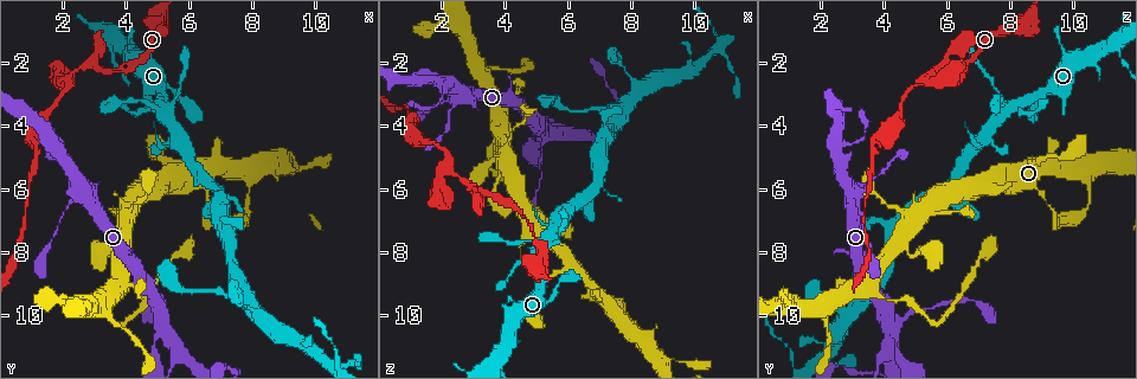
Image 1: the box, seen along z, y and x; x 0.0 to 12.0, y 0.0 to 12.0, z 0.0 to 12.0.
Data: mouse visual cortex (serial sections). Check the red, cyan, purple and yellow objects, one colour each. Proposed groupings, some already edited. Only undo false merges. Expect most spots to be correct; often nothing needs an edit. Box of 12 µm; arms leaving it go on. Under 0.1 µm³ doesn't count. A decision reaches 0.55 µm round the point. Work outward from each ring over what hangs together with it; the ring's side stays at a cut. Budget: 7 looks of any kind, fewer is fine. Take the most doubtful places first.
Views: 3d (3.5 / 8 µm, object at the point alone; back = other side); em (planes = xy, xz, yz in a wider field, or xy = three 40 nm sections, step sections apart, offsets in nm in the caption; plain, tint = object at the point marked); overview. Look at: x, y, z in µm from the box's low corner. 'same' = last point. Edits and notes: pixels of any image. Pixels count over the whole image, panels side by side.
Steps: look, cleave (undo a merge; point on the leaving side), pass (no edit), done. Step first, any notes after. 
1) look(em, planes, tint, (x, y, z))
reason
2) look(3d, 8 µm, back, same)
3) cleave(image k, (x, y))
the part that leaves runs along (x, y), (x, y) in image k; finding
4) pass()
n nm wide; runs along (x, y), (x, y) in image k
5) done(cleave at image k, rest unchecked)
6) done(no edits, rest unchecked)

look(em, xy, step 5, tint, (4.0, 9.1, 3.7))
sharp bend

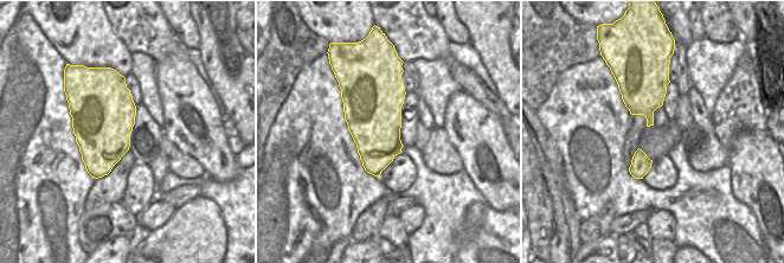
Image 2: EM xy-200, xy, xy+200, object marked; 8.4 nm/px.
look(3d, 3.5 µm, same)

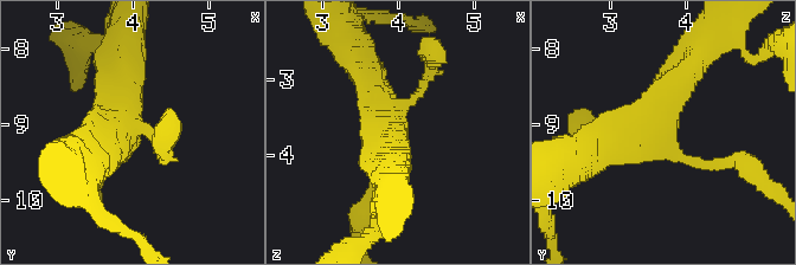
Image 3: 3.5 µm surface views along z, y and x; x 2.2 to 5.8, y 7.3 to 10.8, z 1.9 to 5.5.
pass()
runs along (703, 49), (660, 117), (599, 154) in image 3; continuous, no second cell

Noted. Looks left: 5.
look(3d, 3.5 µm, (2.4, 6.1, 3.0))
thick turns thin

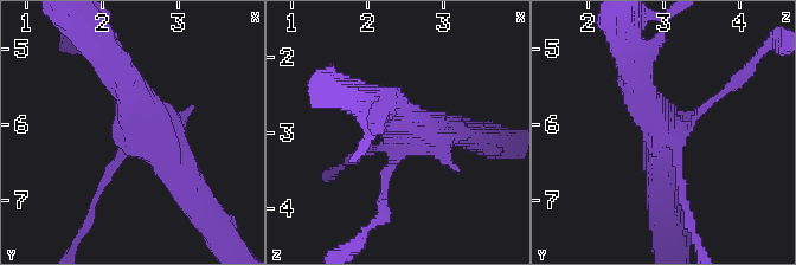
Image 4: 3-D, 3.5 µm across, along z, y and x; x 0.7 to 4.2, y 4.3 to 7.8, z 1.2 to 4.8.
look(em, xy, step 2, plain, (2.45, 6.15, 3.15))

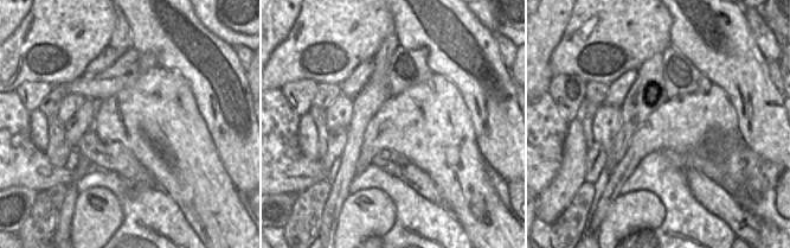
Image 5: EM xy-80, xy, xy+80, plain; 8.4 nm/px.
look(em, xy, step 2, tint, same)

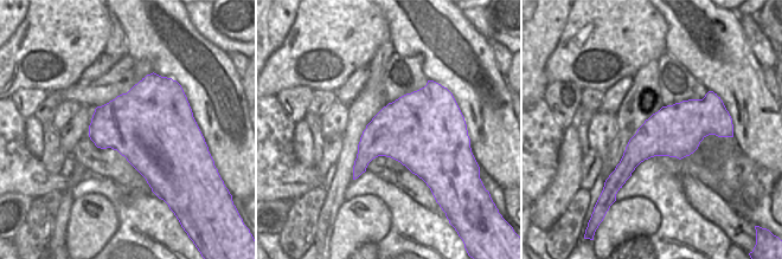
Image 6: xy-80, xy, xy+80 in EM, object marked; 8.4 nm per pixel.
pass()
600 nm wide; runs along (192, 199), (120, 68) in image 4; one cell here

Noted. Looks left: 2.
look(3d, 3.5 µm, (5.1, 9.8, 4.9))
thick turns thin

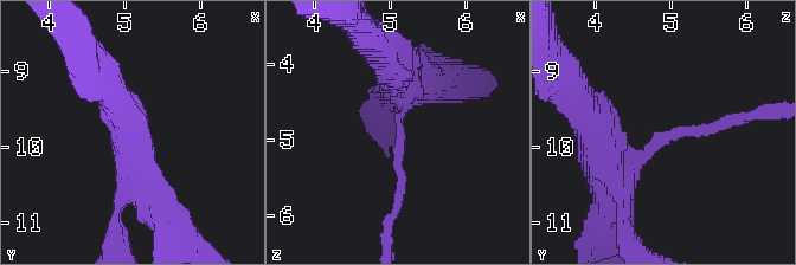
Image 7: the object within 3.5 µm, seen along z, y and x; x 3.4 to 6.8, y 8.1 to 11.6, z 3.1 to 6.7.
look(em, xy, step 3, tint, (5.10, 9.85, 4.90))
shape alone is not enough

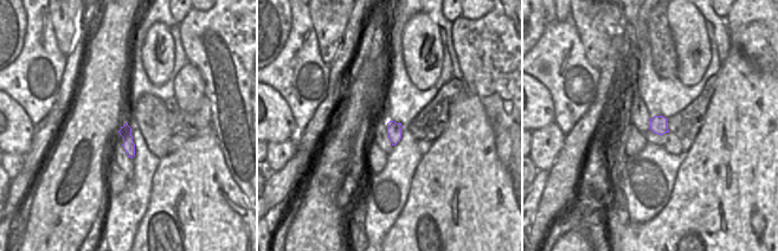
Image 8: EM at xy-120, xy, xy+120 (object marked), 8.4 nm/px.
pass()
120 nm wide; runs along (602, 148), (633, 162), (660, 137), (736, 118) in image 7; one cell here

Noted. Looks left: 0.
done(no edits, rest unchecked)

